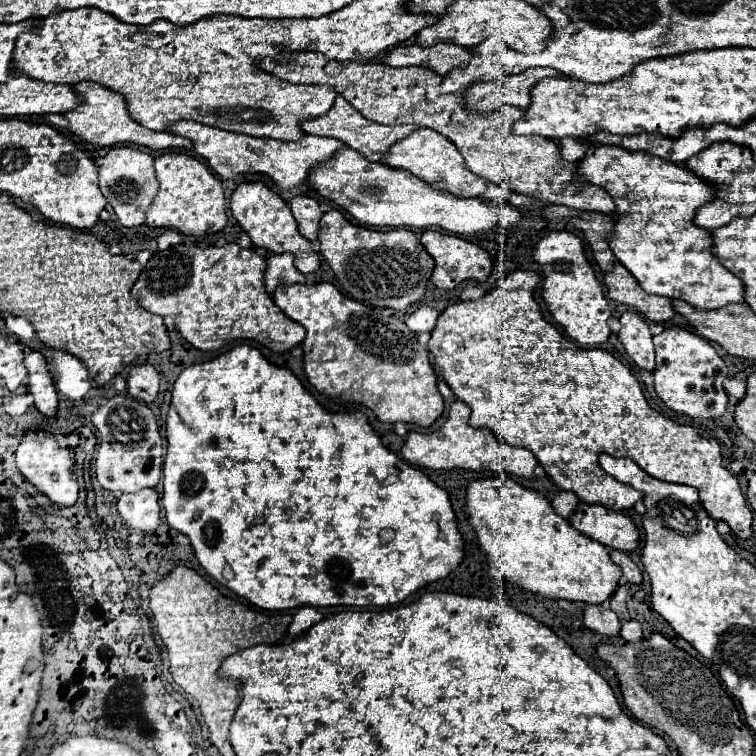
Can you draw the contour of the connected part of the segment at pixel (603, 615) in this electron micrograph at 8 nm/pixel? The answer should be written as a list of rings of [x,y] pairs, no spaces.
[[[606,603],[602,605],[588,605],[584,609],[584,625],[600,635],[606,637],[618,637],[620,635],[620,621],[618,617],[610,611]]]

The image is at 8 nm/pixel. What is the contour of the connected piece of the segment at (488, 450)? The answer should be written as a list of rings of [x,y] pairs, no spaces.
[[[456,401],[450,407],[448,421],[442,425],[440,431],[434,431],[434,433],[412,431],[412,433],[408,433],[404,447],[402,447],[402,457],[416,467],[436,469],[436,471],[466,469],[466,471],[506,473],[506,475],[514,475],[520,479],[532,479],[534,477],[534,467],[538,465],[538,461],[528,449],[502,445],[494,439],[492,431],[470,427],[468,419],[470,419],[470,407],[462,401]]]

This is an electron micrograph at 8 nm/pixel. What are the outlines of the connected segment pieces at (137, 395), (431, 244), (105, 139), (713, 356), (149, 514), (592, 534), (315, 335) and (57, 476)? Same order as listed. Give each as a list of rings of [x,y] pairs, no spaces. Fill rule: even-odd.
[[[136,365],[136,367],[132,367],[126,383],[128,383],[126,391],[134,399],[152,403],[160,389],[160,375],[152,365]]]
[[[428,229],[420,237],[420,243],[426,247],[426,251],[434,259],[434,271],[432,271],[432,279],[430,281],[440,289],[454,289],[464,281],[484,283],[488,279],[488,275],[492,273],[490,255],[482,247],[478,247],[476,243],[470,243],[470,241],[466,241],[462,237],[448,235],[448,233],[438,233],[438,231]]]
[[[80,81],[76,85],[72,85],[72,89],[80,95],[80,105],[68,113],[64,113],[64,119],[70,123],[70,133],[78,135],[80,139],[98,145],[98,147],[114,147],[116,143],[132,143],[138,147],[148,147],[152,151],[160,151],[160,149],[190,149],[190,141],[182,139],[180,135],[170,135],[166,131],[150,131],[142,125],[138,125],[136,121],[130,119],[128,111],[126,111],[126,103],[122,99],[122,95],[118,95],[116,91],[110,91],[98,83],[90,83],[90,81]]]
[[[666,327],[654,337],[656,345],[656,369],[654,369],[654,389],[666,407],[676,413],[688,415],[692,419],[720,417],[726,411],[728,395],[722,387],[728,377],[728,367],[714,347],[696,333],[682,327]]]
[[[154,489],[138,491],[138,495],[122,495],[118,499],[118,513],[132,529],[154,533],[160,525],[158,493]]]
[[[580,503],[576,513],[570,517],[570,525],[608,549],[630,553],[640,545],[640,533],[632,519],[624,513],[606,509],[604,505]]]
[[[332,283],[316,285],[290,285],[278,287],[274,293],[276,305],[296,323],[306,329],[304,371],[316,391],[338,405],[352,407],[364,405],[374,411],[382,423],[412,423],[418,427],[430,427],[444,413],[444,399],[436,385],[436,373],[428,359],[428,349],[418,343],[414,331],[404,323],[404,315],[394,309],[378,309],[358,303],[342,295]]]
[[[38,437],[38,439],[22,441],[16,451],[16,465],[20,473],[56,505],[70,507],[78,501],[80,487],[78,487],[76,473],[74,473],[74,457],[70,449],[60,449],[54,437]]]

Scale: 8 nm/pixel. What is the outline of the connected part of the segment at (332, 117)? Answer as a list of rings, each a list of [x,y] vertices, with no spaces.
[[[336,97],[334,105],[330,107],[330,111],[322,117],[316,117],[316,119],[306,119],[302,123],[302,131],[308,133],[308,135],[320,135],[320,137],[334,137],[338,141],[342,141],[344,145],[348,145],[350,149],[358,151],[364,159],[368,161],[380,161],[386,151],[390,149],[390,145],[394,145],[396,141],[408,137],[416,127],[414,125],[396,125],[396,127],[390,127],[390,125],[380,125],[380,123],[374,123],[374,121],[368,121],[364,119],[344,97]]]

